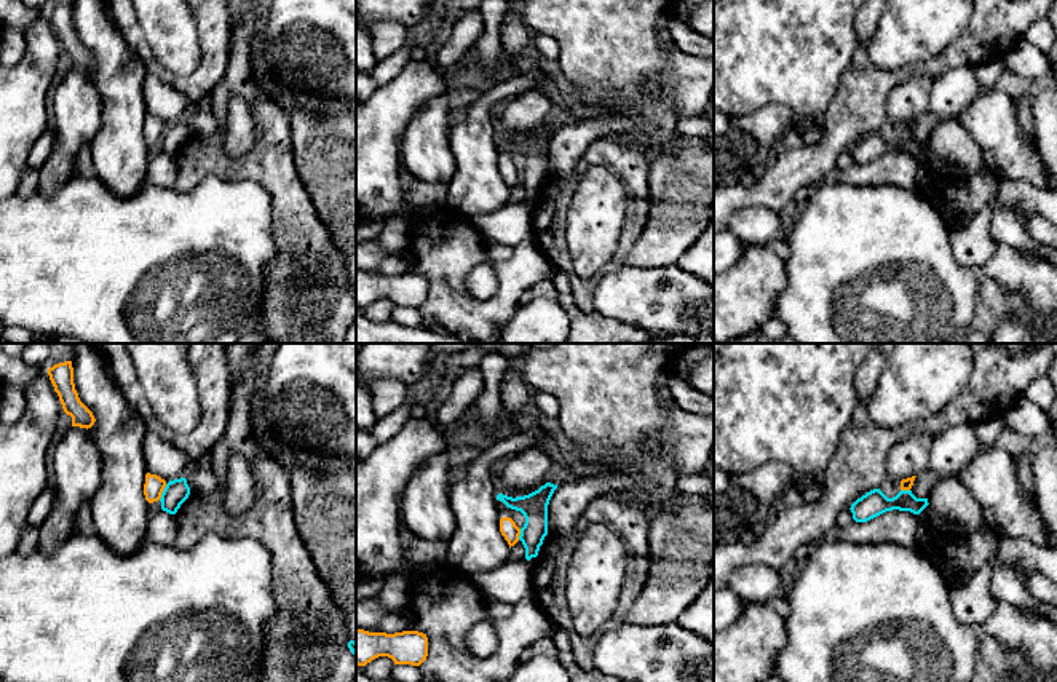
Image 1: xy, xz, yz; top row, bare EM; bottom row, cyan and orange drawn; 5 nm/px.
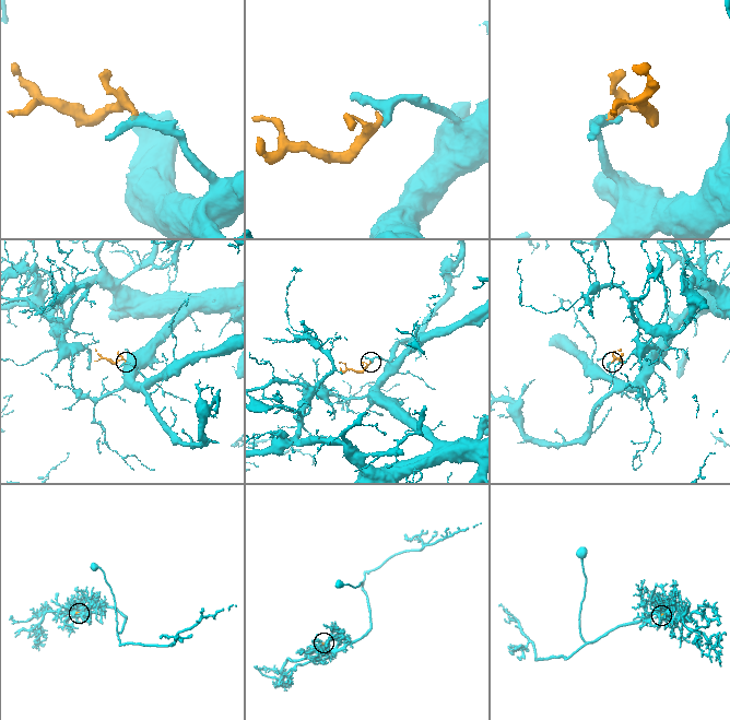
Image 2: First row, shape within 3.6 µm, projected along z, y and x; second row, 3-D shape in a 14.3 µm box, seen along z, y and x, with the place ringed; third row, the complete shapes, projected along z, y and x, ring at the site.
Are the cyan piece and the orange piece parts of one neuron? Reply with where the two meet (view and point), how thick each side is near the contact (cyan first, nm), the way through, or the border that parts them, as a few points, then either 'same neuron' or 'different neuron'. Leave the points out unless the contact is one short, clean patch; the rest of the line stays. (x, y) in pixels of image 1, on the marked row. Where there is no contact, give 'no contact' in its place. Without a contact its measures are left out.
xy (163, 492) | 120/100 nm | across xy (176, 492), (163, 492), (154, 486) | same neuron

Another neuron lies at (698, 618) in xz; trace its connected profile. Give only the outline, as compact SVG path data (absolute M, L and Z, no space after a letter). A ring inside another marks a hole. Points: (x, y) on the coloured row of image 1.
M714 575L696 601L679 617L677 623L685 631L714 644Z

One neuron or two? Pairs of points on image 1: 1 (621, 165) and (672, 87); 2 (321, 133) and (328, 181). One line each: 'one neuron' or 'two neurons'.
1: two neurons
2: one neuron

